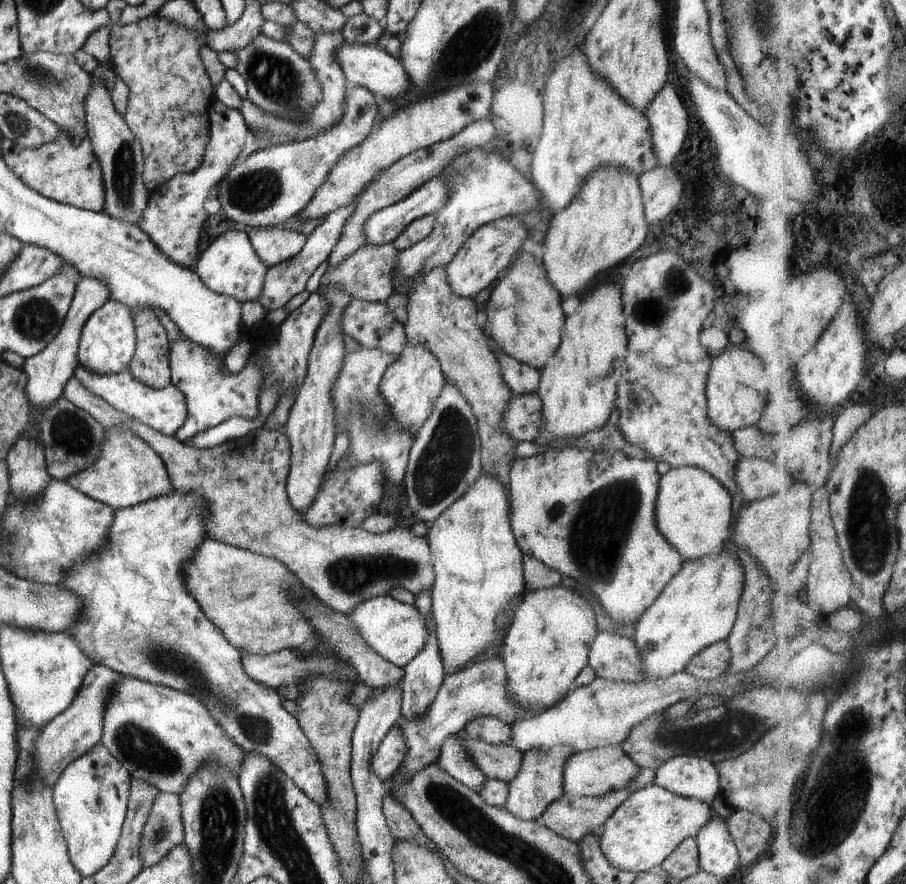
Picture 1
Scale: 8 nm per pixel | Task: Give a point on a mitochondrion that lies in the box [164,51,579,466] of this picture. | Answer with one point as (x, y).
(256, 191)

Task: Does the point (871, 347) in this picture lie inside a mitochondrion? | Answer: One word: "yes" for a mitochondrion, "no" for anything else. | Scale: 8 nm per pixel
no

